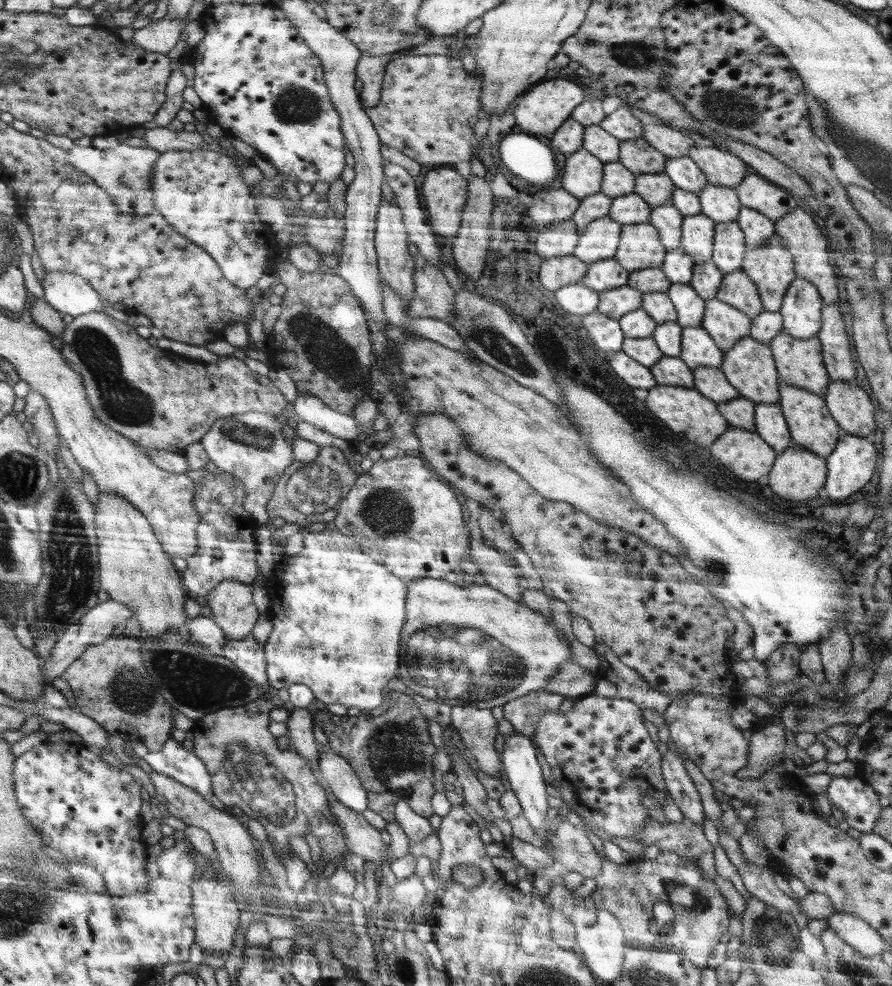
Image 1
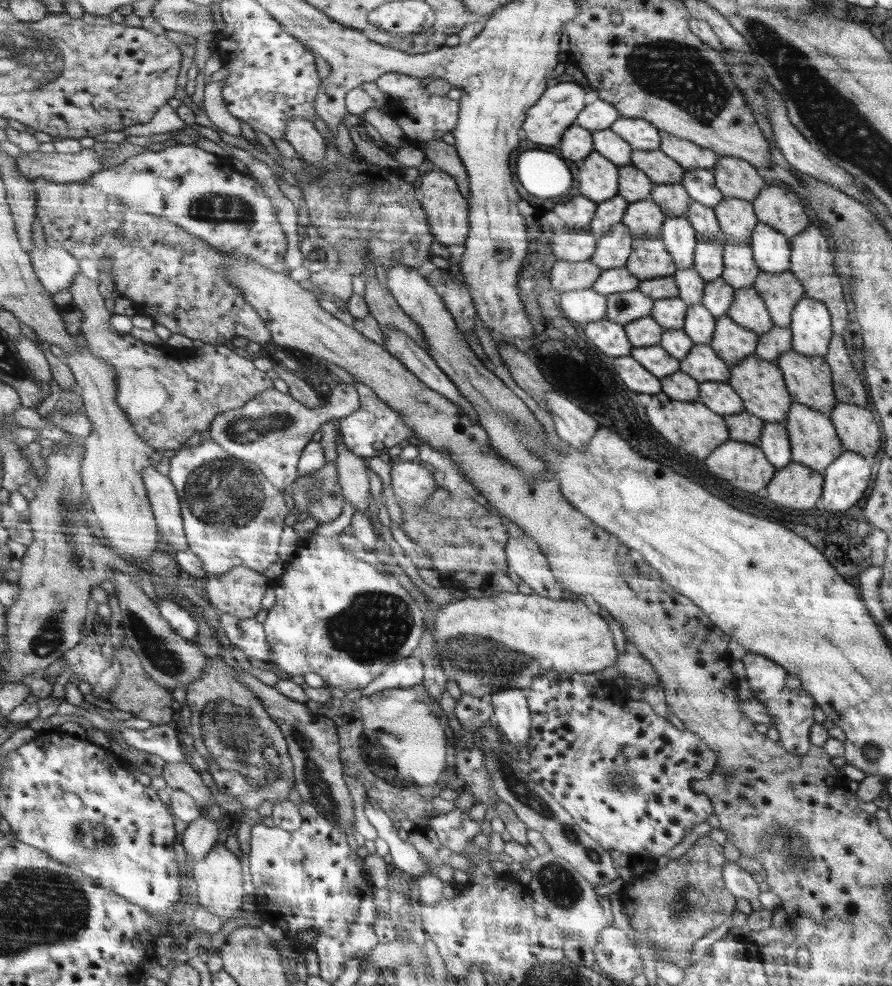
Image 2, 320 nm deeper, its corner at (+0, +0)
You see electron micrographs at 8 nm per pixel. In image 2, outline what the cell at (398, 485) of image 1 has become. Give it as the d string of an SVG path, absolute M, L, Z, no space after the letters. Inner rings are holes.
M417 460L398 461L392 464L391 484L398 500L406 501L413 507L422 507L425 500L436 490L432 472L428 472Z

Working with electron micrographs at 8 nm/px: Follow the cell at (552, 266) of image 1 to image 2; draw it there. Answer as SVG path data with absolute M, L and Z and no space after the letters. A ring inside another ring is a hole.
M558 261L553 266L553 285L558 292L591 289L602 270L592 261Z

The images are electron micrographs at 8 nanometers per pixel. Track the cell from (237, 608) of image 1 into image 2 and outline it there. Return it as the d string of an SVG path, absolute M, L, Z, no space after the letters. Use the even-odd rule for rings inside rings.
M235 566L224 574L206 576L205 589L213 607L239 619L249 619L263 609L260 602L268 590L268 578L247 566Z

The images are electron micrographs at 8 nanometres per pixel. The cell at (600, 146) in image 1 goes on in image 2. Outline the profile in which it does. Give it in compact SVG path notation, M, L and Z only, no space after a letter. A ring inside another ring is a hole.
M609 128L601 131L594 131L592 136L594 151L599 152L620 168L631 164L633 149L621 136L618 136Z

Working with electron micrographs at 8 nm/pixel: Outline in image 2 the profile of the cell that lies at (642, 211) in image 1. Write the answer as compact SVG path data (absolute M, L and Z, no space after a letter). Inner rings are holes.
M650 199L629 203L624 211L622 224L634 232L634 236L645 239L660 239L666 216L659 204Z

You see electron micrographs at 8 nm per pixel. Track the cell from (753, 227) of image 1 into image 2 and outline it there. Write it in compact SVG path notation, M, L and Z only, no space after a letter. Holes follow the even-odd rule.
M759 221L750 237L750 248L760 266L760 273L778 275L790 270L792 245L789 238L770 225Z

